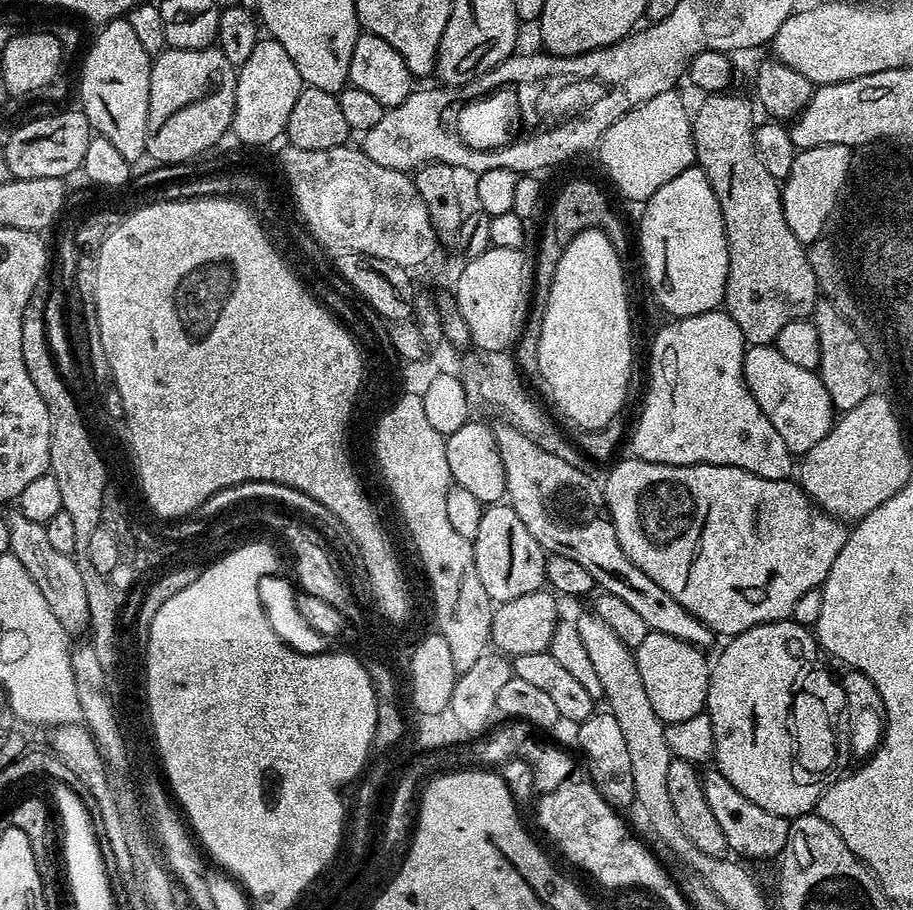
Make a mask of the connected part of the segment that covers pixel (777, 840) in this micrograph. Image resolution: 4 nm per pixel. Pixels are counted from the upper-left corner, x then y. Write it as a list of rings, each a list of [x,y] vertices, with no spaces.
[[[705,771],[700,781],[706,794],[706,802],[710,802],[710,811],[714,813],[714,818],[718,818],[718,826],[722,826],[722,834],[726,834],[728,847],[733,853],[737,852],[737,857],[745,856],[740,857],[745,861],[775,861],[783,853],[788,841],[789,817],[770,814],[770,810],[762,810],[762,806],[750,802],[750,798],[738,794],[738,790],[734,790],[734,786],[730,786],[730,782],[726,782],[726,778],[720,772]]]

